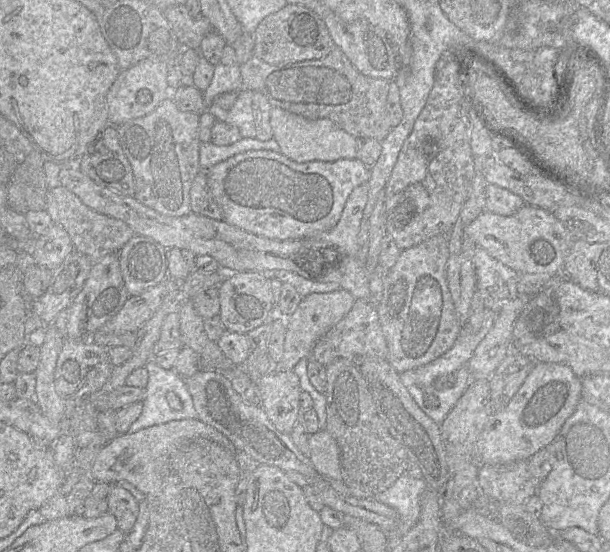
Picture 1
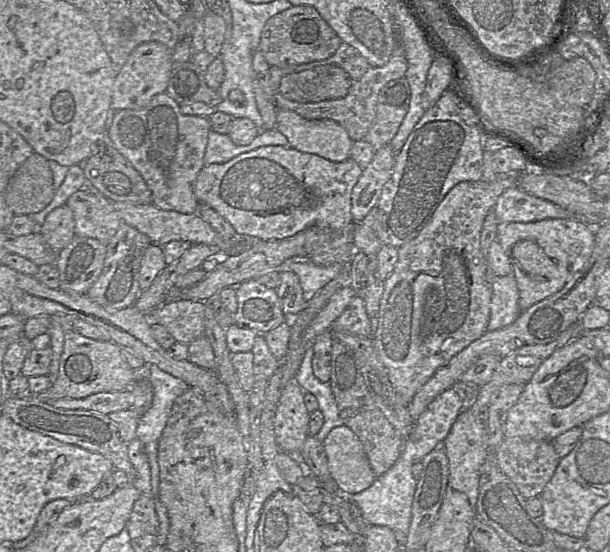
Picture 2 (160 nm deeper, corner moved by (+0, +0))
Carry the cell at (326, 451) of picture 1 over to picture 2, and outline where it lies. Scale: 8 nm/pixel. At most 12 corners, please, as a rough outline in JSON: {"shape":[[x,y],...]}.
{"shape":[[333,428],[322,445],[340,493],[376,480],[361,441]]}

